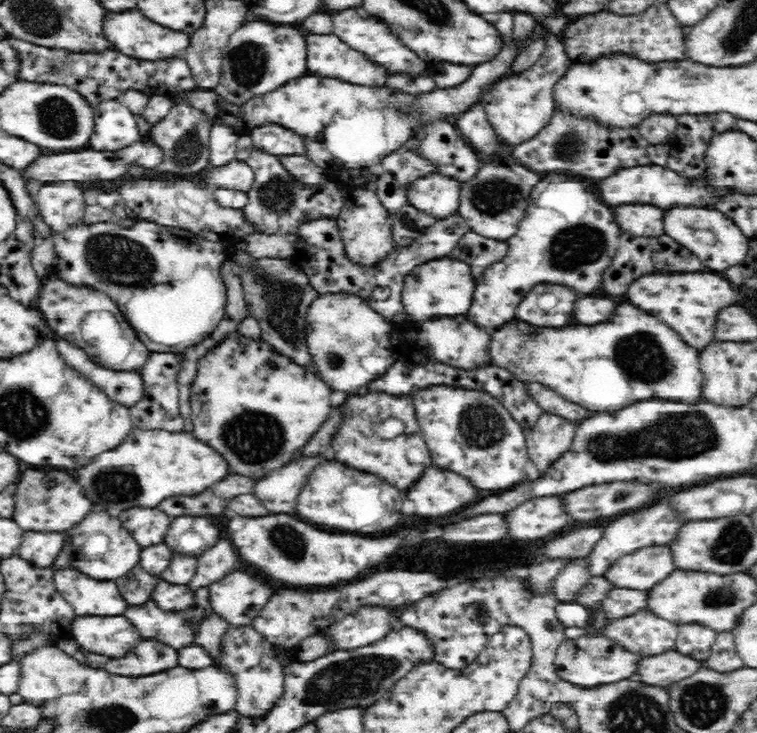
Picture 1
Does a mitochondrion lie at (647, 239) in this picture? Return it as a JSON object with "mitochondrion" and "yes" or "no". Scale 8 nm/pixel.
{"mitochondrion":"no"}

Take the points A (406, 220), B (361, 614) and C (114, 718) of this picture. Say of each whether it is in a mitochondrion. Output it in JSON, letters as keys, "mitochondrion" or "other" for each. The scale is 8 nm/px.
{"A":"mitochondrion","B":"other","C":"mitochondrion"}

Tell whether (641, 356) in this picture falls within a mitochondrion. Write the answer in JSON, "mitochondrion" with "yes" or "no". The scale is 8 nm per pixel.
{"mitochondrion":"yes"}

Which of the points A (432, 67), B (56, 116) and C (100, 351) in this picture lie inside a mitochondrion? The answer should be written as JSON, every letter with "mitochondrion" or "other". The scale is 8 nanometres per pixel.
{"A":"other","B":"mitochondrion","C":"other"}

